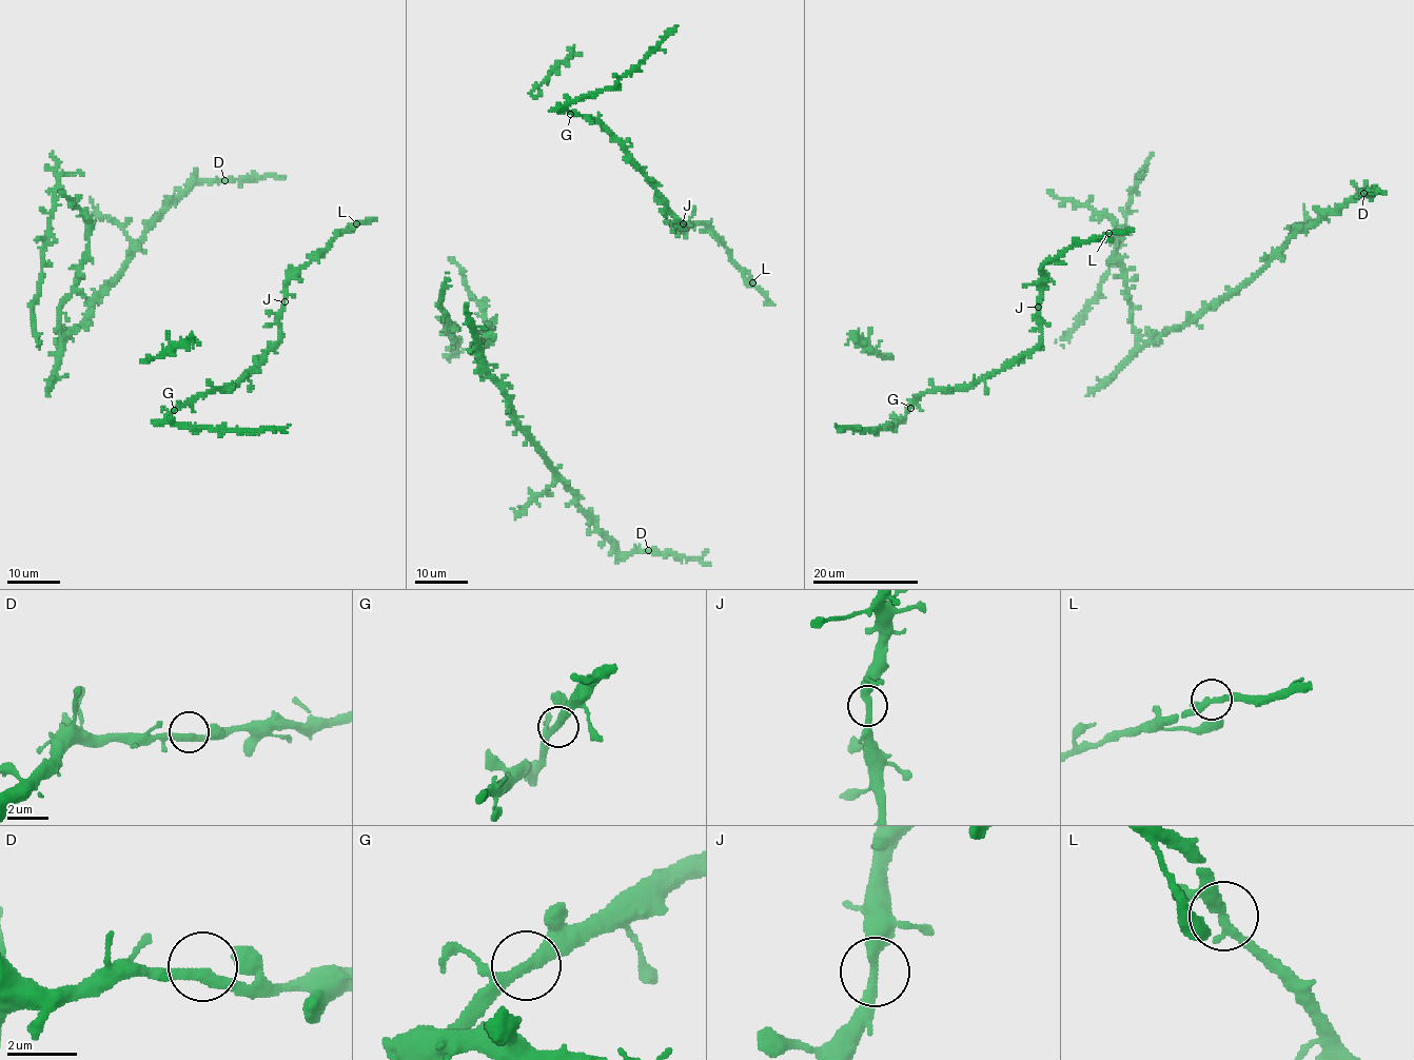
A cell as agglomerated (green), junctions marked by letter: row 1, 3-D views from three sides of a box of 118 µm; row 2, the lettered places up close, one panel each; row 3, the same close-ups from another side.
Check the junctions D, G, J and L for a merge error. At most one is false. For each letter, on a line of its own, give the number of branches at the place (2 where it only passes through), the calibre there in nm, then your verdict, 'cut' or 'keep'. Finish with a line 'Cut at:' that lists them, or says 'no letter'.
D: branches 2; calibre 320 nm; keep
G: branches 2; calibre 280 nm; keep
J: branches 2; calibre 320 nm; keep
L: branches 2; calibre 320 nm; keep
Cut at: no letter

